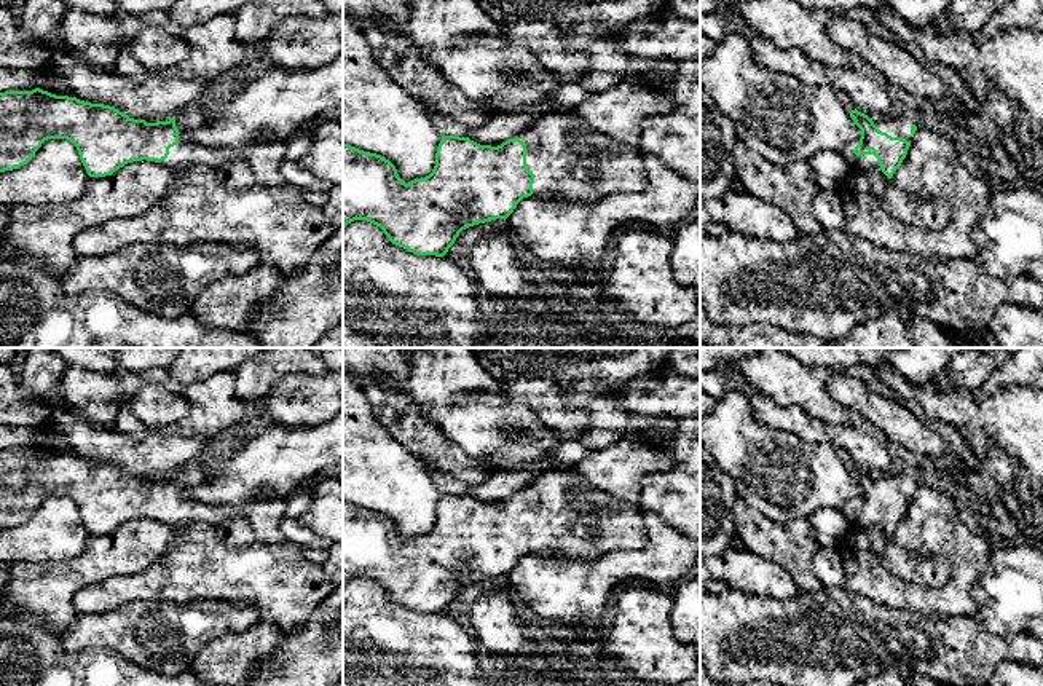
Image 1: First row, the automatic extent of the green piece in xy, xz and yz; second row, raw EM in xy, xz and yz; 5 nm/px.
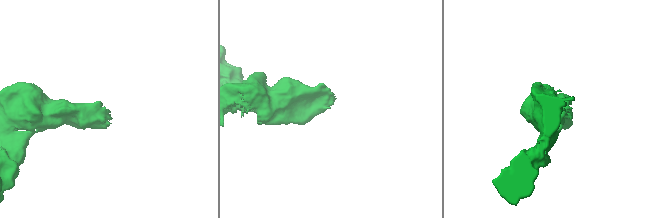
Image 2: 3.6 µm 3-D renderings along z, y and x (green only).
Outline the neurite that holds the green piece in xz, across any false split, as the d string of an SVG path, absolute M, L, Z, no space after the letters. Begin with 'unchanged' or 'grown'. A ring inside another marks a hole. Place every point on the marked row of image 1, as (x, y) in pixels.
grown; M574 112L544 115L498 147L480 145L469 137L442 136L432 172L408 183L384 156L343 142L343 227L367 220L408 252L443 257L462 230L506 220L528 196L587 203L614 191L644 191L644 160L635 148L592 129ZM601 153L604 160L593 169L576 160Z

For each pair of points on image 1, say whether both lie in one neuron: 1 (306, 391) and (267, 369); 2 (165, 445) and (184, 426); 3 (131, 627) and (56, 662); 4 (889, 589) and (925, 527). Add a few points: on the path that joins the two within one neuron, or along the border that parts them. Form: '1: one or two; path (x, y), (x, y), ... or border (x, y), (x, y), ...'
1: two; border (319, 374), (287, 372), (259, 406)
2: two; border (168, 429), (184, 436), (212, 439)
3: two; border (58, 635), (70, 653), (109, 648), (118, 654)
4: one; path (920, 595), (943, 595), (959, 579), (957, 555)

